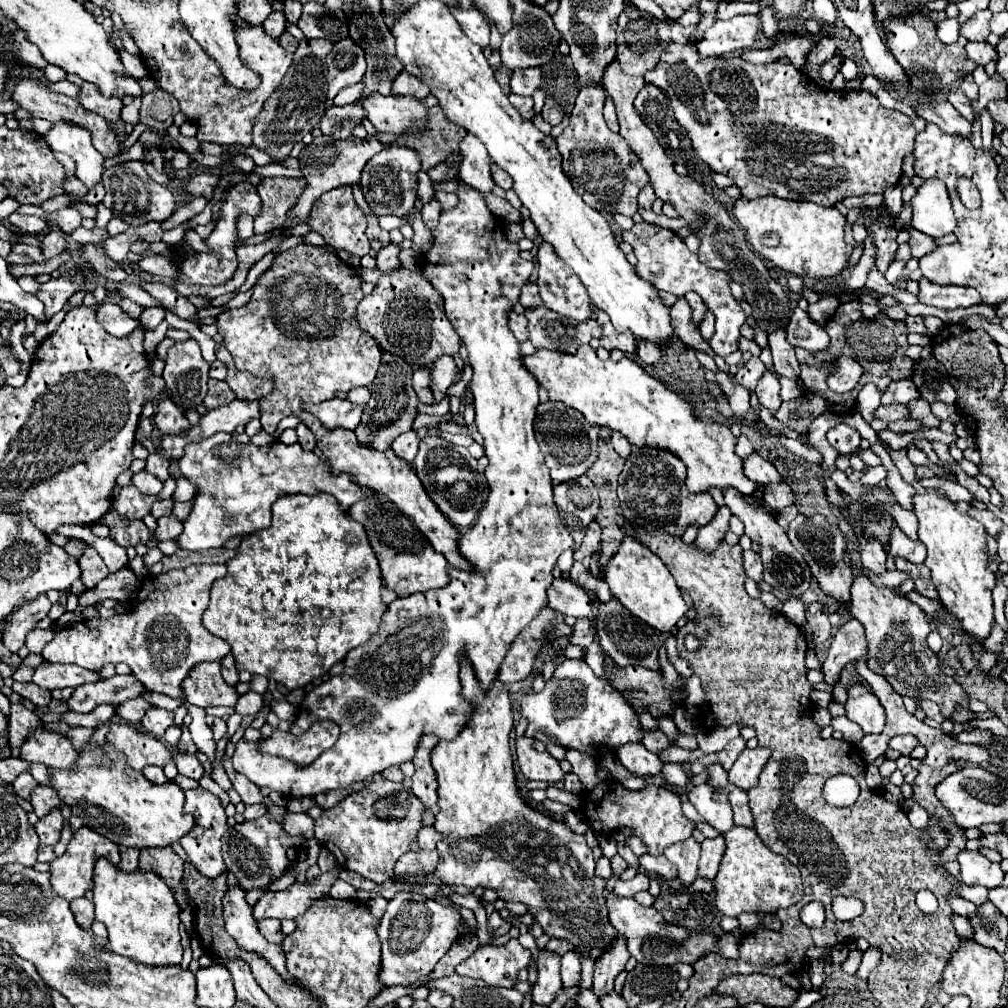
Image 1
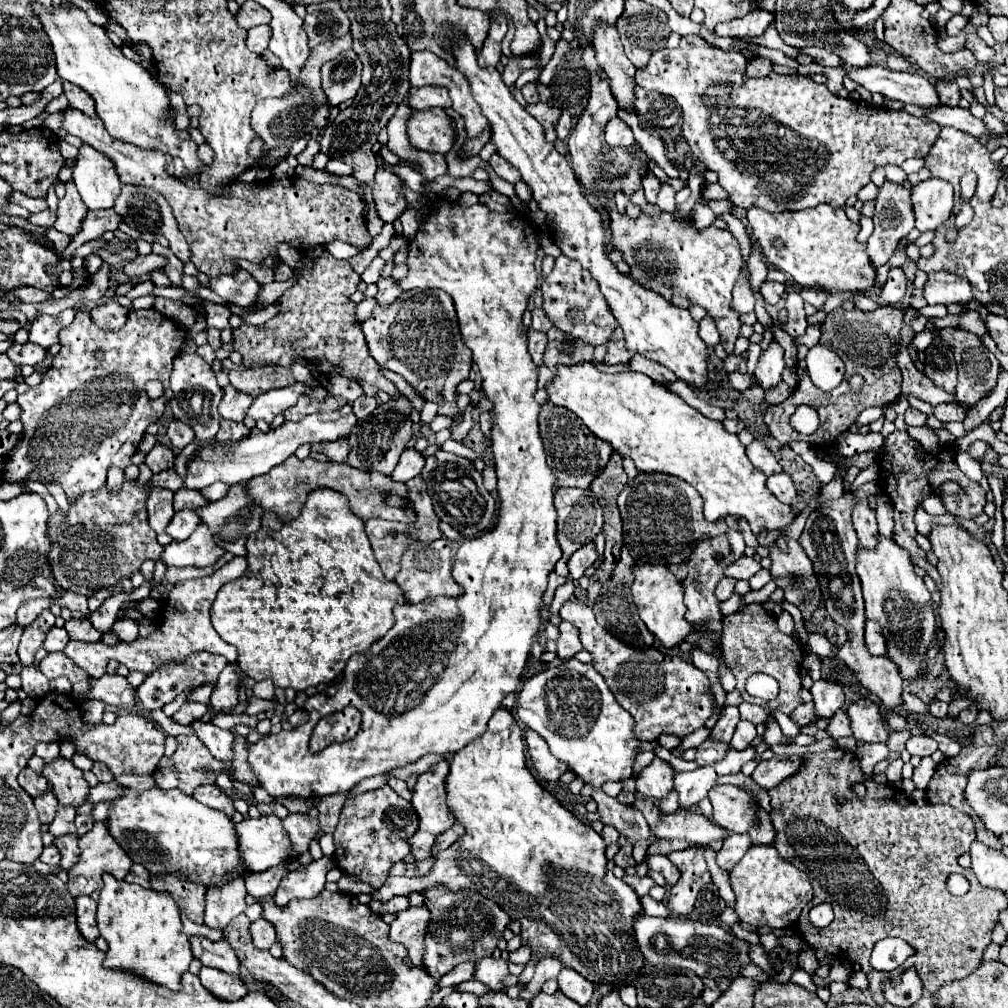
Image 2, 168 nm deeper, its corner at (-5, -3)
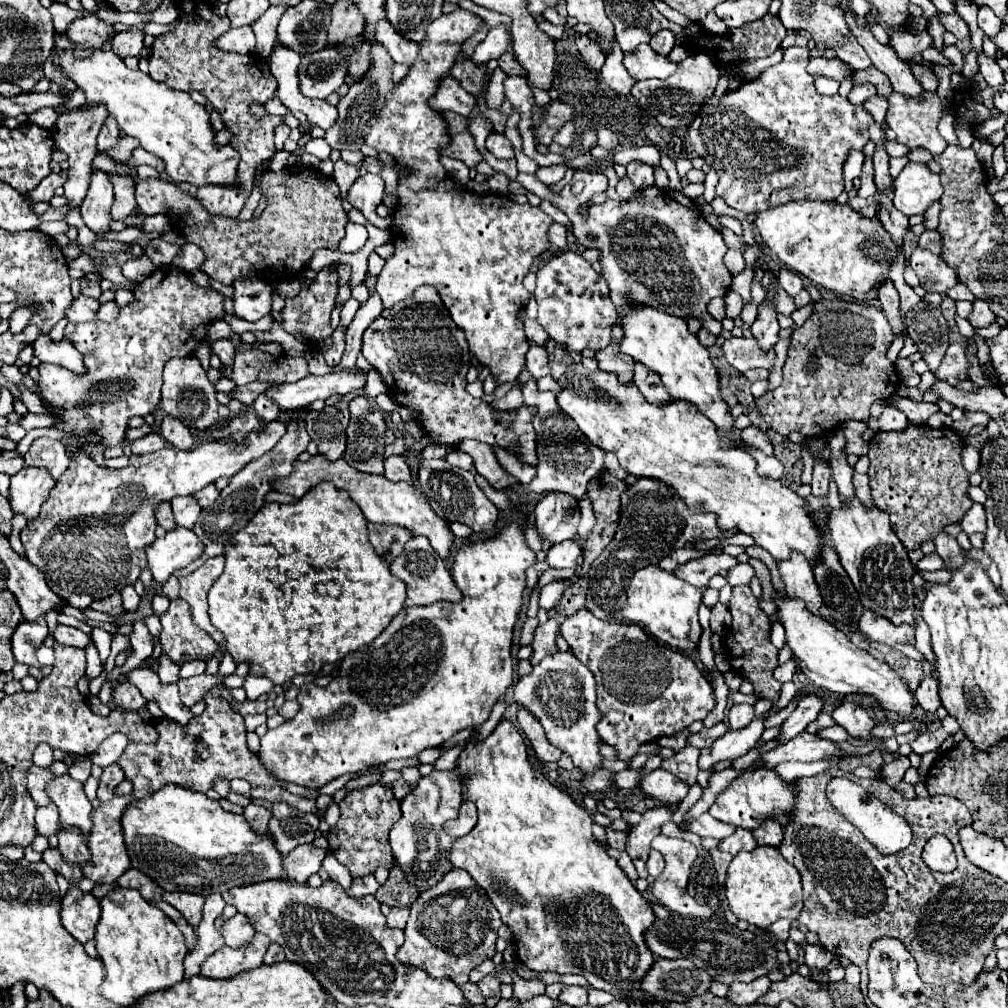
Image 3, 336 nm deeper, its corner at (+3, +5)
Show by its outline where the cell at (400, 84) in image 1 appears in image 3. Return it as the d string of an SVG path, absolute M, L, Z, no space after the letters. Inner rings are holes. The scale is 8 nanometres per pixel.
M452 76L444 78L438 86L438 92L436 96L430 98L430 106L436 110L436 112L456 112L460 116L468 116L472 112L472 108L476 106L476 98L472 94L468 94L460 84L458 80L454 80Z

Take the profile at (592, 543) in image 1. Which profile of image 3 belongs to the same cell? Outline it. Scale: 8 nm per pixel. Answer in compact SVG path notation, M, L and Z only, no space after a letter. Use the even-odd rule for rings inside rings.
M566 540L560 544L554 544L548 554L546 554L546 562L550 564L550 568L576 568L576 560L582 554L580 546L574 540Z

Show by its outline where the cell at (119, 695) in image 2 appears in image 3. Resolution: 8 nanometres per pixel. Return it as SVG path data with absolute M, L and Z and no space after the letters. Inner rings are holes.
M122 680L122 682L116 684L112 696L114 696L114 704L116 704L118 708L124 708L124 710L134 710L134 712L138 712L140 708L146 706L146 700L142 698L140 690L138 690L134 684L126 682L126 680Z

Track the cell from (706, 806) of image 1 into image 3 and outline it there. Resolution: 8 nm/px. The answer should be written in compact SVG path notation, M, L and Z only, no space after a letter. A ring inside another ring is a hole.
M750 770L746 774L742 774L740 778L736 778L720 796L718 802L710 808L710 814L722 822L740 826L740 828L748 828L754 830L758 828L764 820L768 818L776 818L778 814L790 816L794 812L794 782L786 782L780 778L780 774L776 770Z

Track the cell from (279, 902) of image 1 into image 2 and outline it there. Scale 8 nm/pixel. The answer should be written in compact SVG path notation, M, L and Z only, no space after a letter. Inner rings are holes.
M324 856L320 860L310 862L308 866L300 866L296 872L286 874L286 878L282 878L274 894L276 906L286 906L288 902L298 898L316 898L324 890L326 872L332 866L334 862L328 856Z

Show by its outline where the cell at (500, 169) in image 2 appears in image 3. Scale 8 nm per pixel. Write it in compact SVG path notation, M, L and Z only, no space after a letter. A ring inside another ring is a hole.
M492 132L486 140L486 150L492 152L496 158L514 158L514 150L512 150L512 142L498 132Z

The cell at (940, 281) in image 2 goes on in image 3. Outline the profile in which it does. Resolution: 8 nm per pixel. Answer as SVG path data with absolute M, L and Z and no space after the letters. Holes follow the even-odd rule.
M920 246L914 248L914 252L910 256L910 266L918 274L920 286L926 292L944 294L958 282L956 272L942 260L942 256L936 256L926 248L920 248Z

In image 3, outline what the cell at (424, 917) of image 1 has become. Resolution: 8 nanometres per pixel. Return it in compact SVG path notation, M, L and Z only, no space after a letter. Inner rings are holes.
M392 908L390 914L386 916L390 928L404 928L408 920L408 910L406 908Z

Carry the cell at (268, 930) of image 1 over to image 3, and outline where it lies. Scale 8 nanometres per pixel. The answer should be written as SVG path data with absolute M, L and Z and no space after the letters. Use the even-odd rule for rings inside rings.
M236 914L234 918L226 920L220 928L220 934L226 942L226 946L242 946L244 942L250 942L250 938L254 936L254 928L250 926L248 918L244 914Z

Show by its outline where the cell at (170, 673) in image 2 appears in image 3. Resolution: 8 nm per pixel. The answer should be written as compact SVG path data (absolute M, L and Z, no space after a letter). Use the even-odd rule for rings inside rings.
M172 600L166 614L160 616L162 622L162 652L168 654L176 664L186 660L208 660L218 650L218 644L204 632L194 626L190 618L190 608L186 602Z

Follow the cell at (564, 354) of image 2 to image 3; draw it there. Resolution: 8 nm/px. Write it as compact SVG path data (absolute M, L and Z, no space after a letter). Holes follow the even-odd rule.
M548 340L546 342L546 350L550 354L550 368L552 368L552 378L554 380L558 380L566 372L566 368L570 364L576 364L576 362L582 360L582 354L580 352L576 352L576 354L574 352L568 352L564 346L556 344L554 340Z

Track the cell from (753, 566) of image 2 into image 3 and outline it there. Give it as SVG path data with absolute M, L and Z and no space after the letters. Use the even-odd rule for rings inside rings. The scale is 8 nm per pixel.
M712 554L712 556L702 556L702 558L696 558L696 560L690 560L682 566L678 566L672 574L676 578L690 582L696 588L704 588L714 574L718 574L720 570L728 570L736 564L738 564L738 560L734 556Z

